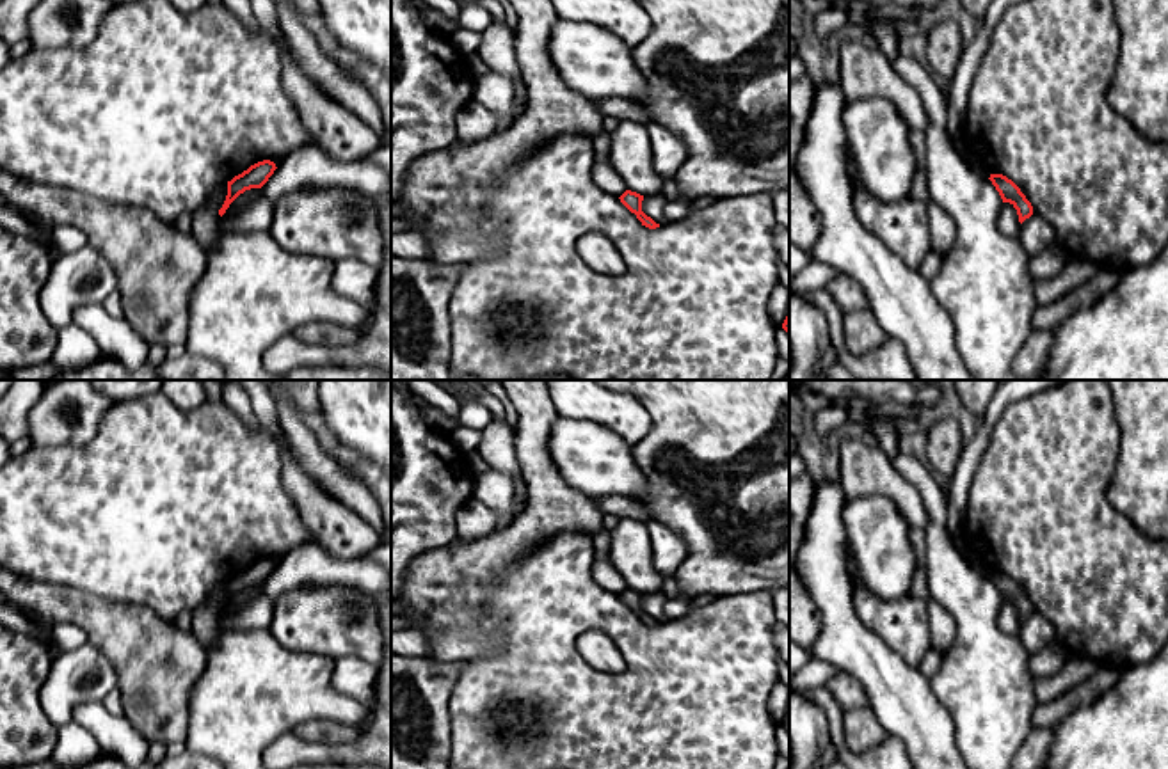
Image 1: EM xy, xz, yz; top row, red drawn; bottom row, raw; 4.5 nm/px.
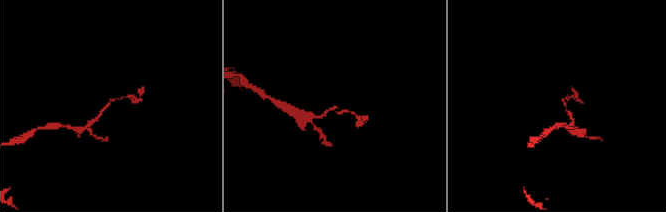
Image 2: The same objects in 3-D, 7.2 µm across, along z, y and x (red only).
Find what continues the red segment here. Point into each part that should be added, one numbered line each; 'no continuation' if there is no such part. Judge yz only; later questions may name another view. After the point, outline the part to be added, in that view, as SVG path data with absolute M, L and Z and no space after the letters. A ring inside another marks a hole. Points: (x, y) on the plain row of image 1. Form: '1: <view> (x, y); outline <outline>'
no continuation

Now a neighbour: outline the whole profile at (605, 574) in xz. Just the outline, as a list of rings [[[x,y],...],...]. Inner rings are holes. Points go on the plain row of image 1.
[[[608,552],[594,561],[592,575],[601,588],[612,593],[620,595],[628,588],[624,577],[610,563]]]

